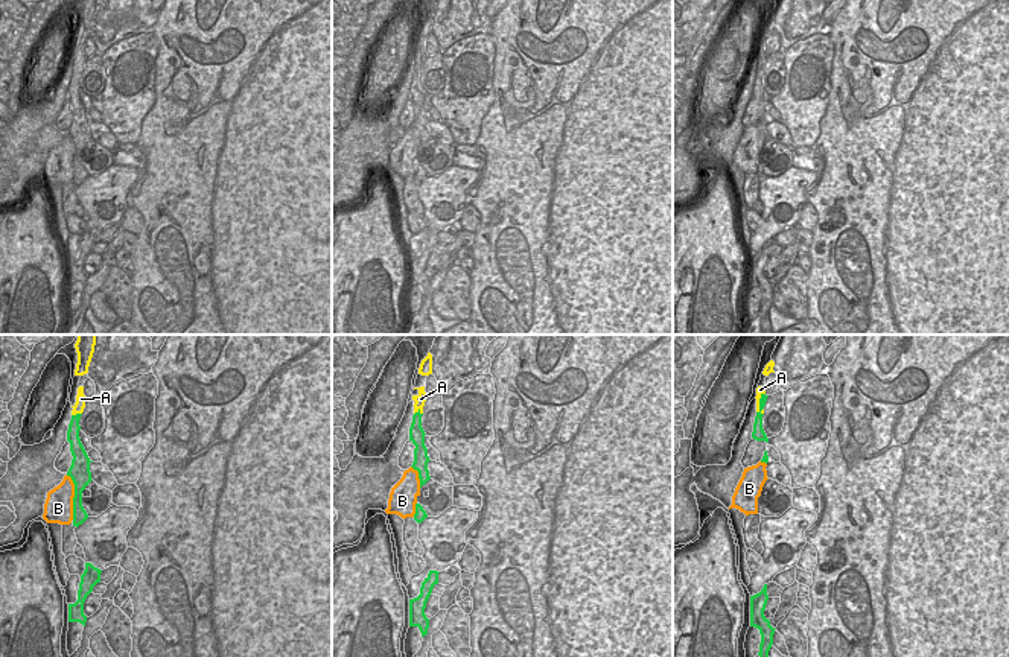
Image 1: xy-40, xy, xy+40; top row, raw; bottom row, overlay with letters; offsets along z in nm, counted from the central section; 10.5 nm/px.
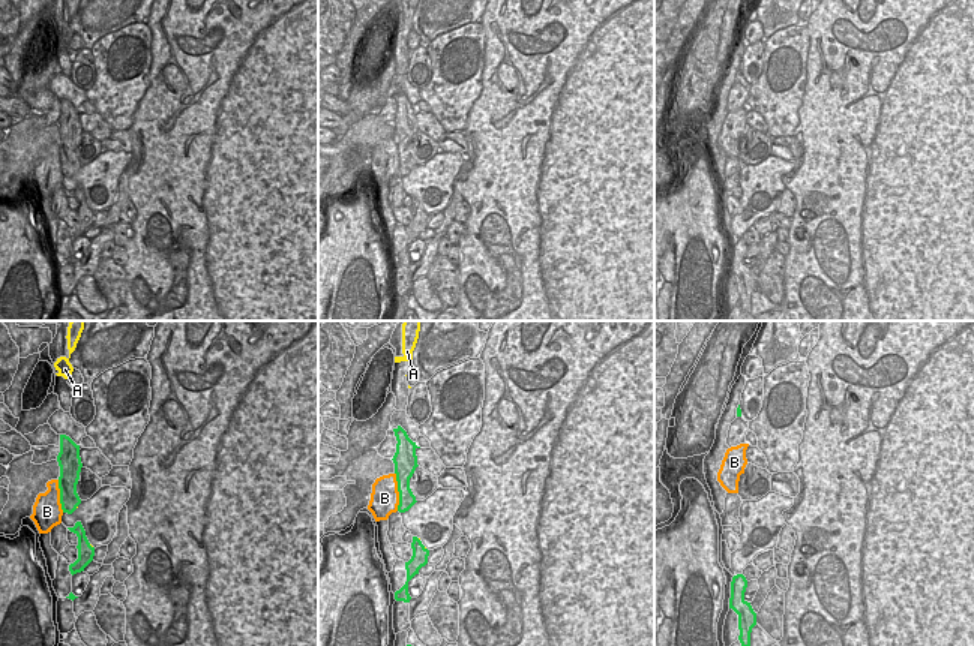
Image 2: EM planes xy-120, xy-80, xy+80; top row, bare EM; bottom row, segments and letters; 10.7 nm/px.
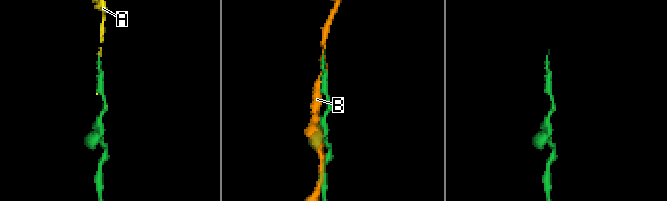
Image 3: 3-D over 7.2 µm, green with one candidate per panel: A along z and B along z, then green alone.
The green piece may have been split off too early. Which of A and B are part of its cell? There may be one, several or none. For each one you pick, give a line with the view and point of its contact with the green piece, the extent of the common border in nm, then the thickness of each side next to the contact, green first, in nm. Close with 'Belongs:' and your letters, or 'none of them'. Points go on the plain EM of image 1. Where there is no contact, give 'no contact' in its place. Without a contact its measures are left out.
A: contact xy (417, 72); length 100 nm; calibres 160 and 120 nm
Belongs: A

